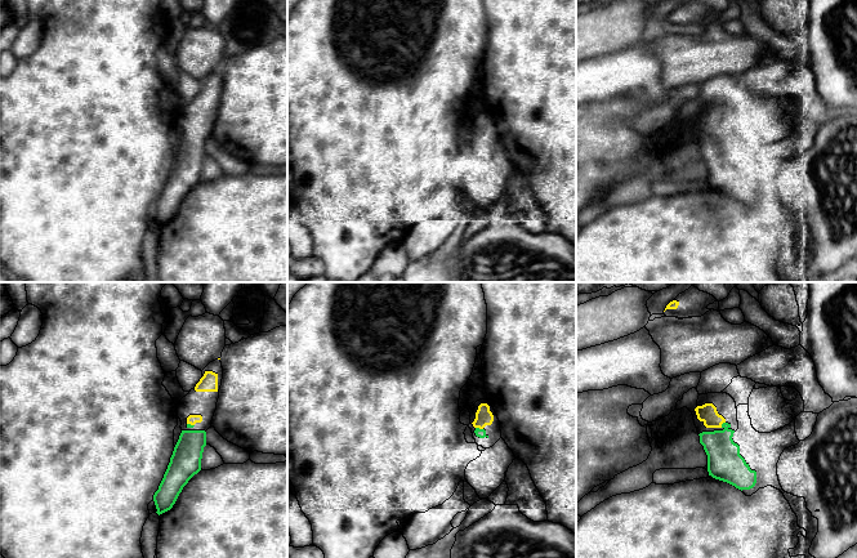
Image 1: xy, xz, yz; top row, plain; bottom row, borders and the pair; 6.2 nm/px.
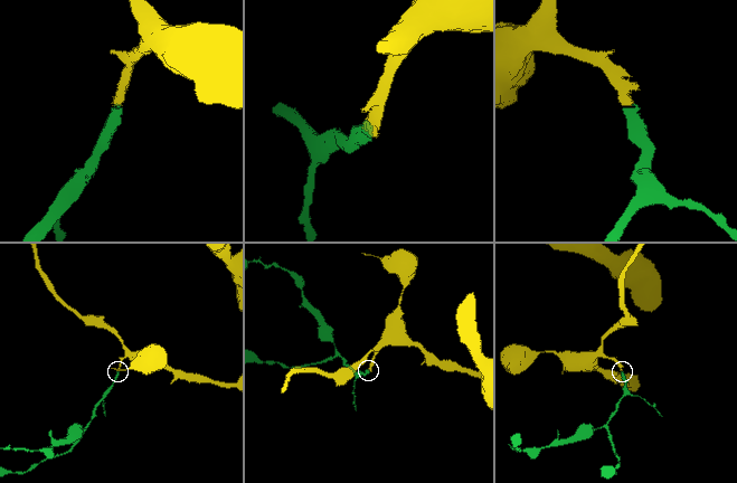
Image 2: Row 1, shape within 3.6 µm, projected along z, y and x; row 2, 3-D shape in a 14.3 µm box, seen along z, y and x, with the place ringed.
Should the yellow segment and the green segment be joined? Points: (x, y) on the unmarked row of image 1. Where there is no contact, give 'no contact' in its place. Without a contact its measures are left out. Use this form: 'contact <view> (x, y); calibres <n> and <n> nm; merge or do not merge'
contact yz (722, 134); calibres 120 and 220 nm; merge

